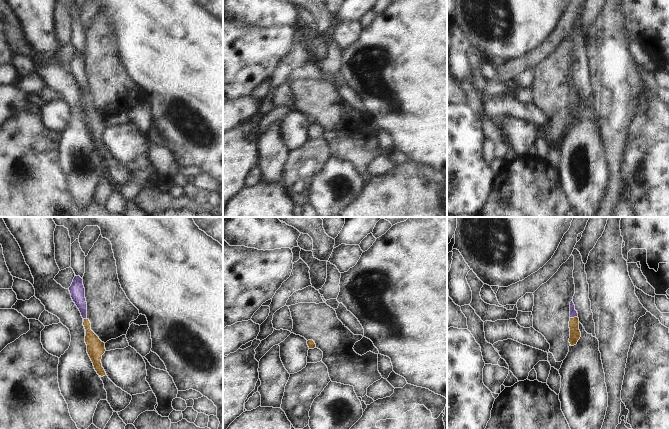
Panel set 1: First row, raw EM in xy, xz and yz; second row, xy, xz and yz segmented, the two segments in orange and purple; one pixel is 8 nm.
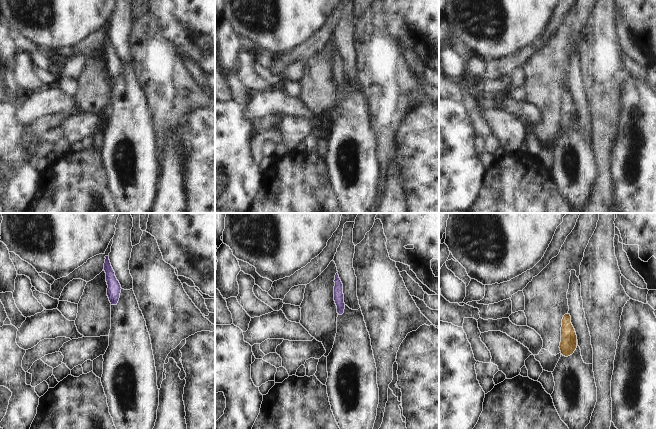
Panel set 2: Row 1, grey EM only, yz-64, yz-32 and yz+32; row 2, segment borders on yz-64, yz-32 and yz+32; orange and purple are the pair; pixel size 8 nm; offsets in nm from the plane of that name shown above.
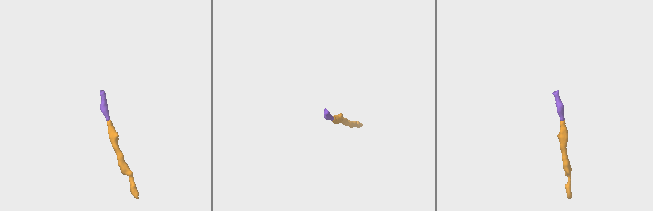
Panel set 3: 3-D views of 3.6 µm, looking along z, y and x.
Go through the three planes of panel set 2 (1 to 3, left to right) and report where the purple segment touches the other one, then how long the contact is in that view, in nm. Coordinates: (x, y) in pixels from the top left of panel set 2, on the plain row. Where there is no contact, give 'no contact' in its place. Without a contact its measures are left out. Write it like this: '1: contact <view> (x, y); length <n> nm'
1: no contact
2: no contact
3: no contact

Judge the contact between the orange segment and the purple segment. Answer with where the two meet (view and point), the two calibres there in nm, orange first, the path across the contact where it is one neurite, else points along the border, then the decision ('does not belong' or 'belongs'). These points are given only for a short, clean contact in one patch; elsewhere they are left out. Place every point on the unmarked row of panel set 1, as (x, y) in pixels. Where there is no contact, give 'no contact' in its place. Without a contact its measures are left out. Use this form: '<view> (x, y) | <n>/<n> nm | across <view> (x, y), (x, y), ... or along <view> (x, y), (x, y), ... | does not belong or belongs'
yz (574, 93) | 90/60 nm | across yz (575, 110), (574, 93), (573, 89) | belongs

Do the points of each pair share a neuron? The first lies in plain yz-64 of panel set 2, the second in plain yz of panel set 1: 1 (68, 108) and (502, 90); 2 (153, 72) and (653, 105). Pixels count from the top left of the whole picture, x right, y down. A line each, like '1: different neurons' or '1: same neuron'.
1: different neurons
2: different neurons

